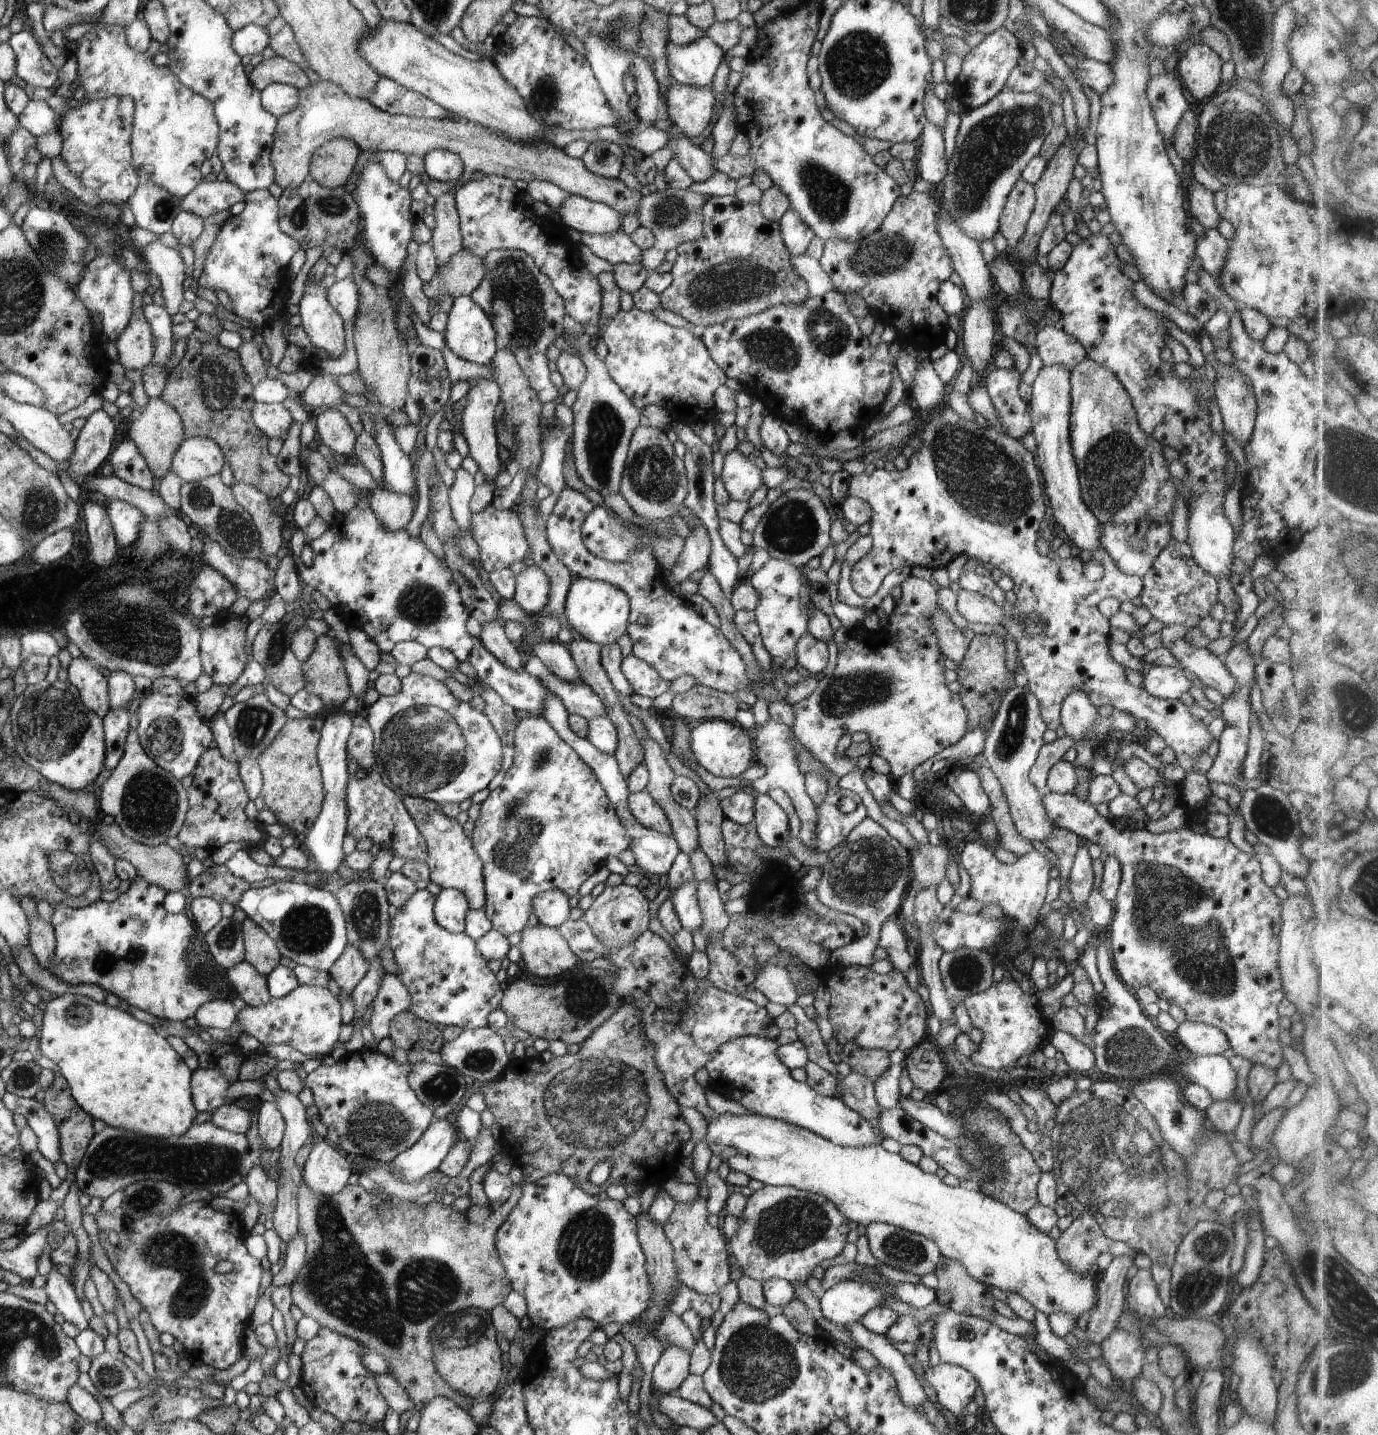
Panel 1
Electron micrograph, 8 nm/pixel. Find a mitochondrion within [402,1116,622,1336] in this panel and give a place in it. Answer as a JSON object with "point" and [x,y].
{"point":[586,1244]}

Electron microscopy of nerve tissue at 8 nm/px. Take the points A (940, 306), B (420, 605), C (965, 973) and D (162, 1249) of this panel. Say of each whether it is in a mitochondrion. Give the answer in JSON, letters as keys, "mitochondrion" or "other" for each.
{"A":"other","B":"mitochondrion","C":"mitochondrion","D":"mitochondrion"}

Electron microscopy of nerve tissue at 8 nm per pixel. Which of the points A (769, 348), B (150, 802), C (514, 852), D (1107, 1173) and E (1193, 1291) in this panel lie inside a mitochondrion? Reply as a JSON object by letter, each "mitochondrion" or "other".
{"A":"mitochondrion","B":"mitochondrion","C":"mitochondrion","D":"mitochondrion","E":"mitochondrion"}

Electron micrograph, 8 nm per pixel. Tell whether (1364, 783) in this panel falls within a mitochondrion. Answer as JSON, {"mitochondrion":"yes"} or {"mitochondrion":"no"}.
{"mitochondrion":"no"}

